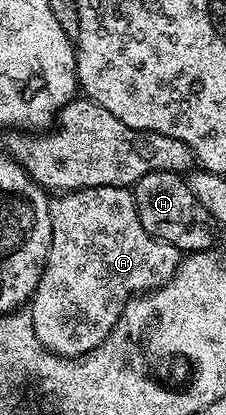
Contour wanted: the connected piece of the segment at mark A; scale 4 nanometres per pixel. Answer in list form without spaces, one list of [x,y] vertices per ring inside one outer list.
[[[89,187],[59,194],[50,204],[50,220],[52,241],[28,310],[39,343],[56,356],[77,360],[78,355],[86,357],[101,348],[132,297],[157,291],[174,277],[180,253],[172,245],[153,239],[144,225],[138,223],[138,214],[132,210],[131,192],[121,187]]]

